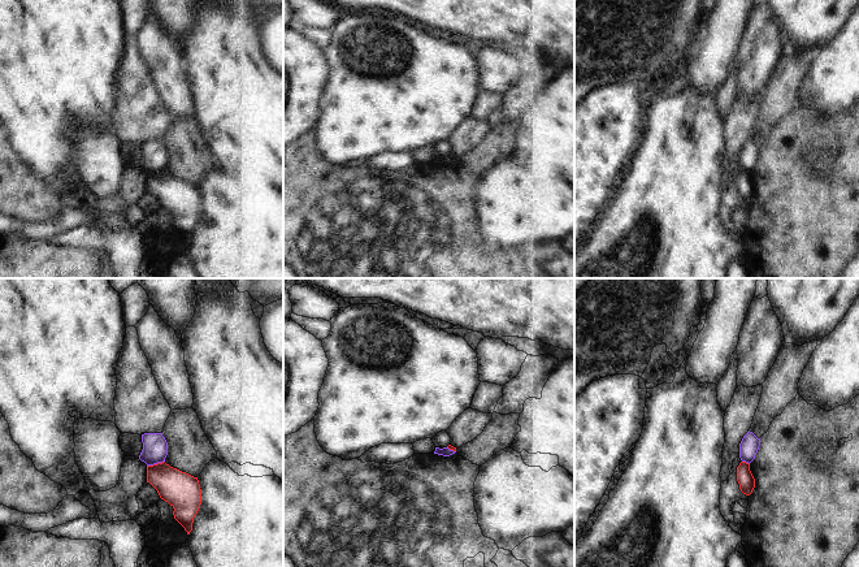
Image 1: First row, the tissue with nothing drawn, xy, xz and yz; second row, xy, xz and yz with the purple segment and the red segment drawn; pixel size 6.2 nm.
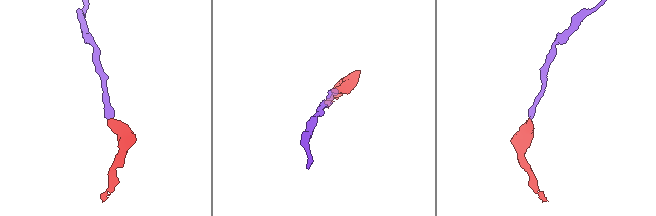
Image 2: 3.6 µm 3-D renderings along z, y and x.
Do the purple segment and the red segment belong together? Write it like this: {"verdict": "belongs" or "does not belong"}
{"verdict": "does not belong"}

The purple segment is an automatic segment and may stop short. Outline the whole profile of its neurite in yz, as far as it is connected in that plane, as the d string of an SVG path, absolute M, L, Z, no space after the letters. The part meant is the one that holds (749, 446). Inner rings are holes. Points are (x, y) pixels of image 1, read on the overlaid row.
M747 432L739 443L739 458L742 462L751 463L760 446L760 438L758 438L752 432Z

